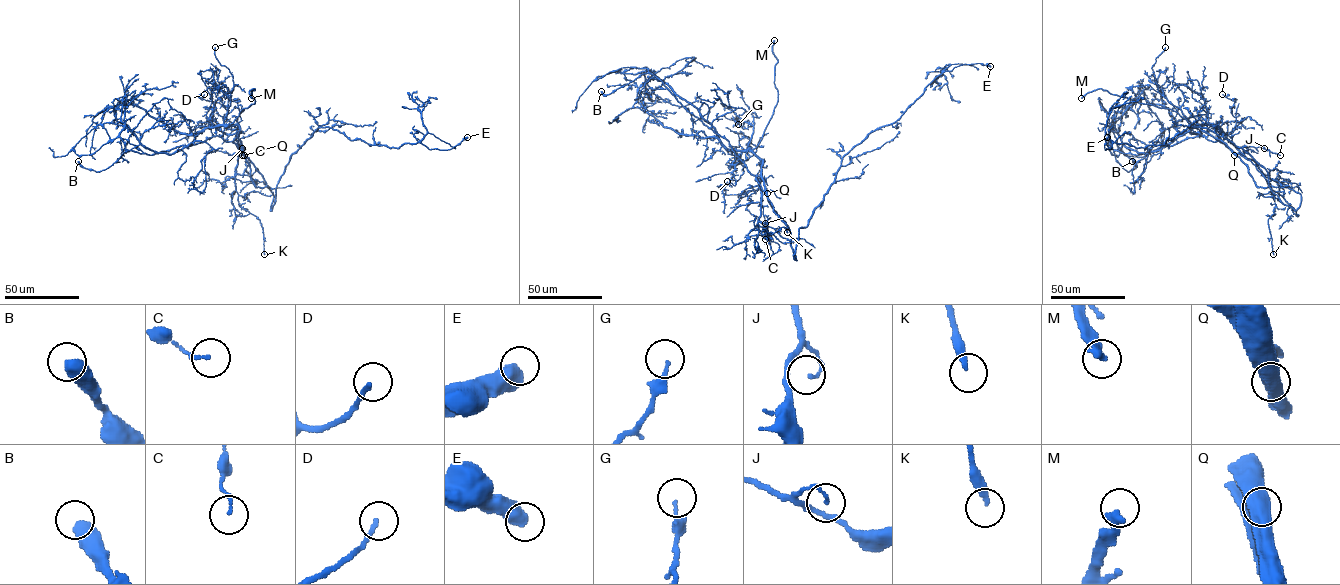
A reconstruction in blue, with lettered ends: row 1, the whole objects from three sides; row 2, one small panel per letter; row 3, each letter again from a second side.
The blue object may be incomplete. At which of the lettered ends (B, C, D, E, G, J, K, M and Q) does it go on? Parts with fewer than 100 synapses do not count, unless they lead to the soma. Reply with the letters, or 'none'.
M

